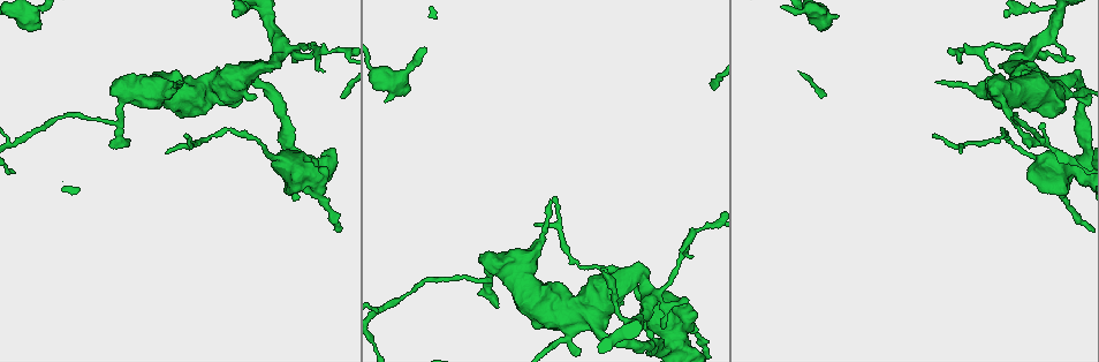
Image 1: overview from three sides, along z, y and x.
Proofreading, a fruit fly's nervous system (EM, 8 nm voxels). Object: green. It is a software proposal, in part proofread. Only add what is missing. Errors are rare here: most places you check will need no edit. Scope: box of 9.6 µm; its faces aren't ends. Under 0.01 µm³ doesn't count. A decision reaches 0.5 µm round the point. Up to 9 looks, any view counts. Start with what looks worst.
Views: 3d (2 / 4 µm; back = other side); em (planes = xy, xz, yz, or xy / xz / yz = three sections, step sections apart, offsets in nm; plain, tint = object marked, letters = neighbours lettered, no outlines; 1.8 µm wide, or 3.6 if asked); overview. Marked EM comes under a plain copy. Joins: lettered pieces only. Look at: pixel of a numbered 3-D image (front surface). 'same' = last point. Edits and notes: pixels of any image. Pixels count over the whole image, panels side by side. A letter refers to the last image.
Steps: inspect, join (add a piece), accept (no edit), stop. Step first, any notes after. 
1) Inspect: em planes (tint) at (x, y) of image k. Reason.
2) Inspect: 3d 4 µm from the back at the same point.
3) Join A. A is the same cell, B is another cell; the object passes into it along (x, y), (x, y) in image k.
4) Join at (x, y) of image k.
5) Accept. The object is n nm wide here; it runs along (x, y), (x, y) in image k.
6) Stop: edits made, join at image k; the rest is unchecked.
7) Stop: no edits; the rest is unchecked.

Inspect: em planes (letters) at (9, 144) of image 1. Sharp bend.

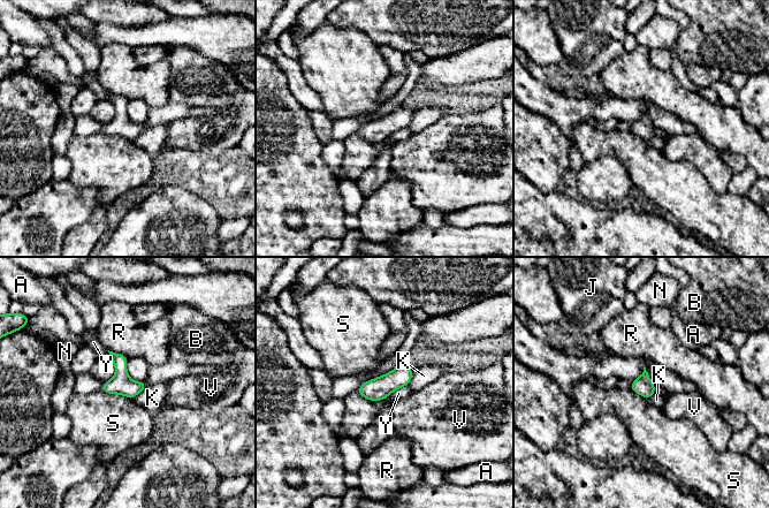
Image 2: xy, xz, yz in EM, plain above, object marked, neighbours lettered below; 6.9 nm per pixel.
Accept. A, B, J, K, N, R, S, V and Y are other cells; none of them fits.

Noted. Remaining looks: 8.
Inspect: em 3.6 µm xz step 8 (tint) at (225, 93) of image 1. Calibre changes.

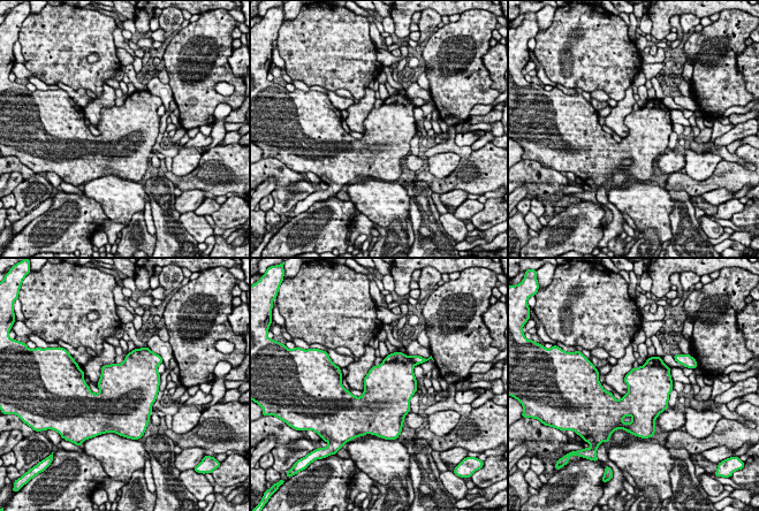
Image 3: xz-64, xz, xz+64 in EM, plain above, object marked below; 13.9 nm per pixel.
Inspect: em 3.6 µm planes (letters) at the same point.

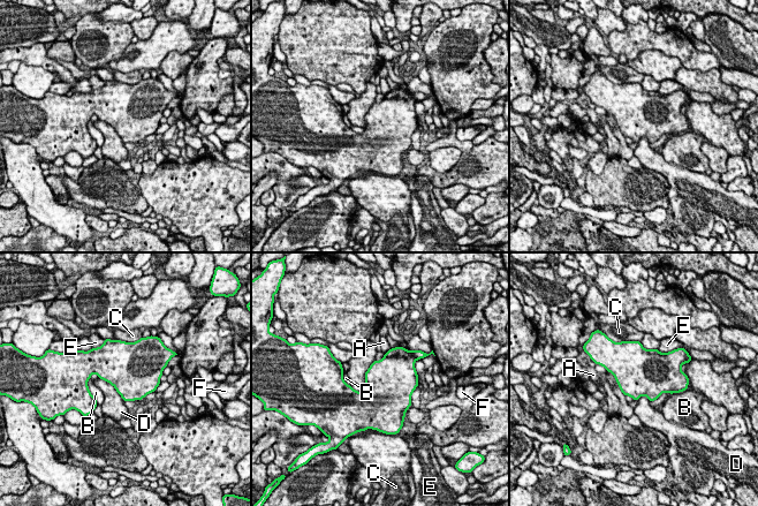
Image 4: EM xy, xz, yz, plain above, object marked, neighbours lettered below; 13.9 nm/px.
Accept. The object is 600 nm wide here; A, B, C, D, E and F are other cells; a border runs along (99, 377), (107, 380), (123, 401) in image 4; none of them fits.

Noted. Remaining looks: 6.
Inspect: em 3.6 µm planes (letters) at (1033, 50) of image 1. A fork.

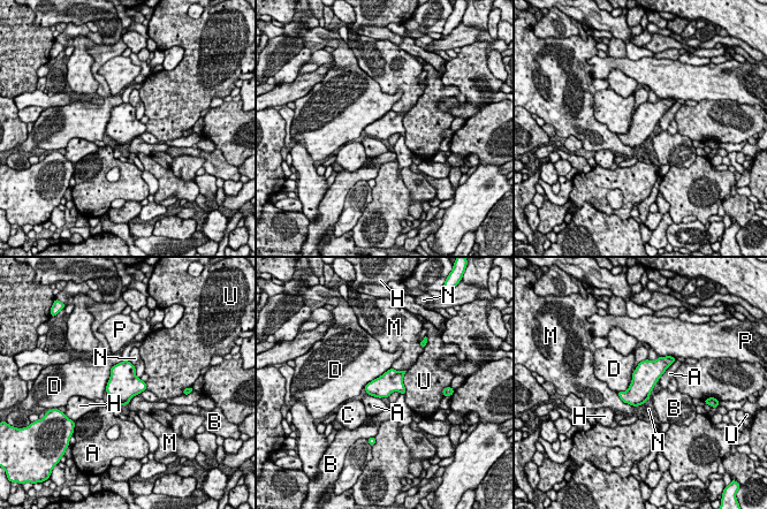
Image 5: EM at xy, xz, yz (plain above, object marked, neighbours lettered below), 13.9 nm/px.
Accept. A, B, C, D, H, M, N, P and U are other cells; no lettered piece goes on from it.

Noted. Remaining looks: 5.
Inspect: 3d 4 µm at (601, 269) of image 1. Thin end.

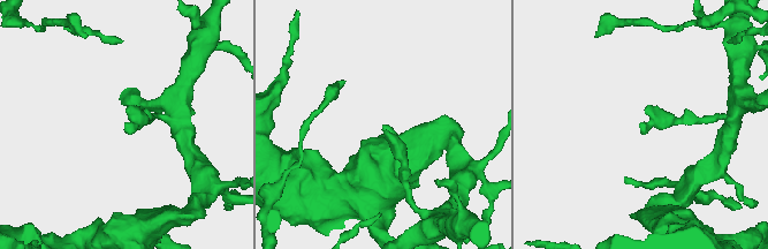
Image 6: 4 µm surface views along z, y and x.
Inspect: em yz step 4 (letters) at (127, 127) of image 6. Need the tissue.

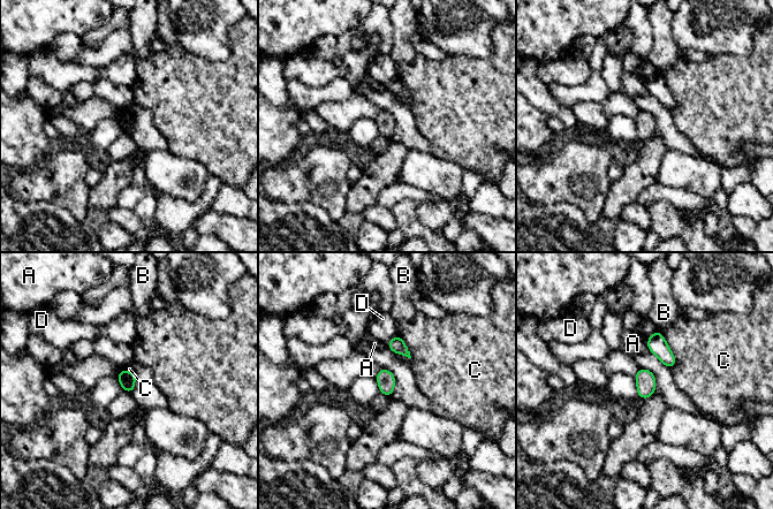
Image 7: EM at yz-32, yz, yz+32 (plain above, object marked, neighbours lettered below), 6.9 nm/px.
Inspect: em planes (letters) at the same point. Another direction.

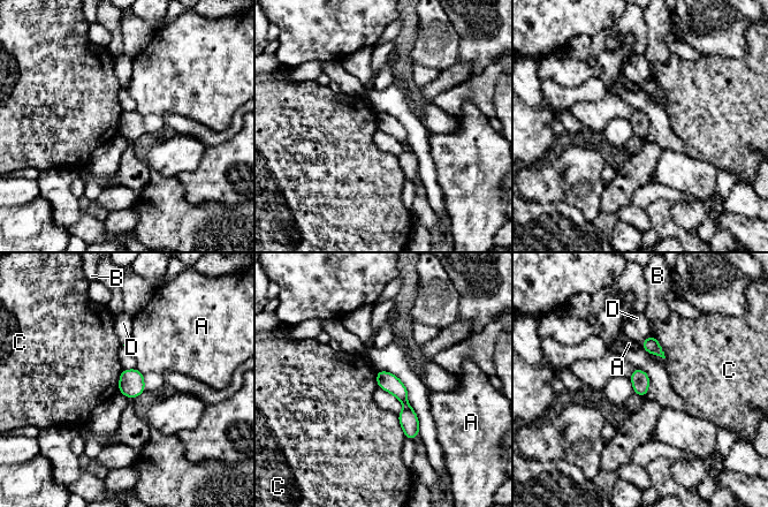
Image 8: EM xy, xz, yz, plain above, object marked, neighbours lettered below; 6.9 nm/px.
Accept. A, B, C and D are other cells; no lettered piece goes on from it.

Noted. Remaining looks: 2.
Stop: no edits; the rest is unchecked.

